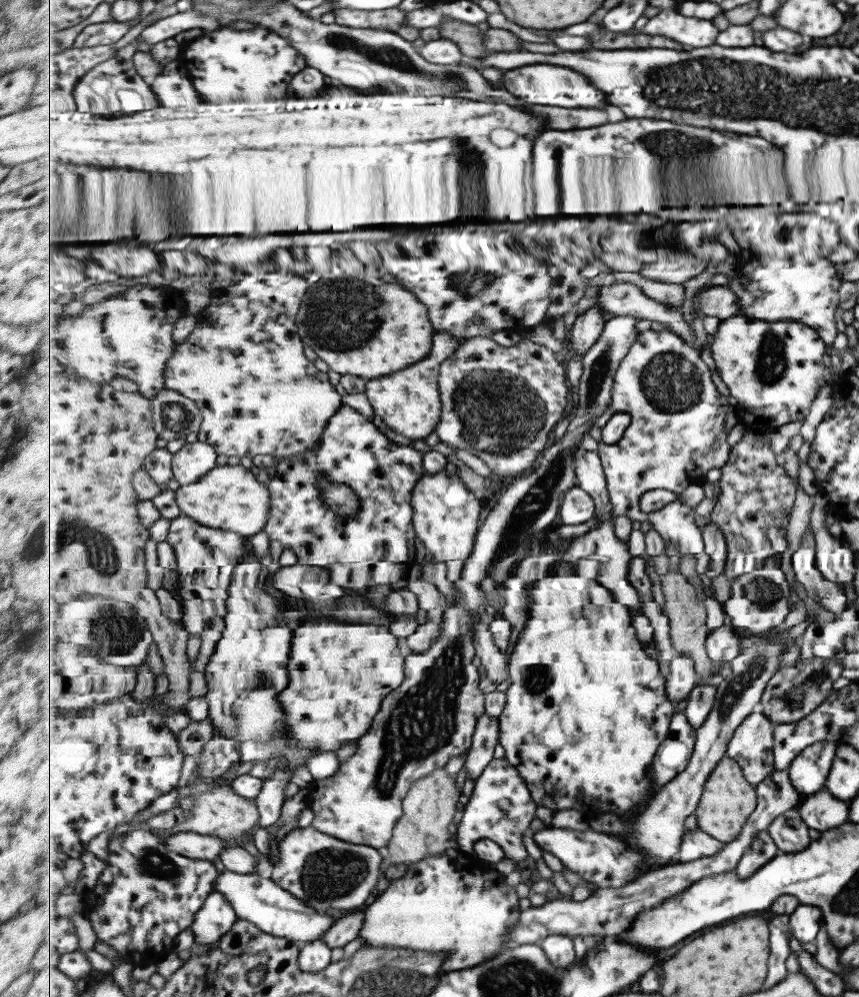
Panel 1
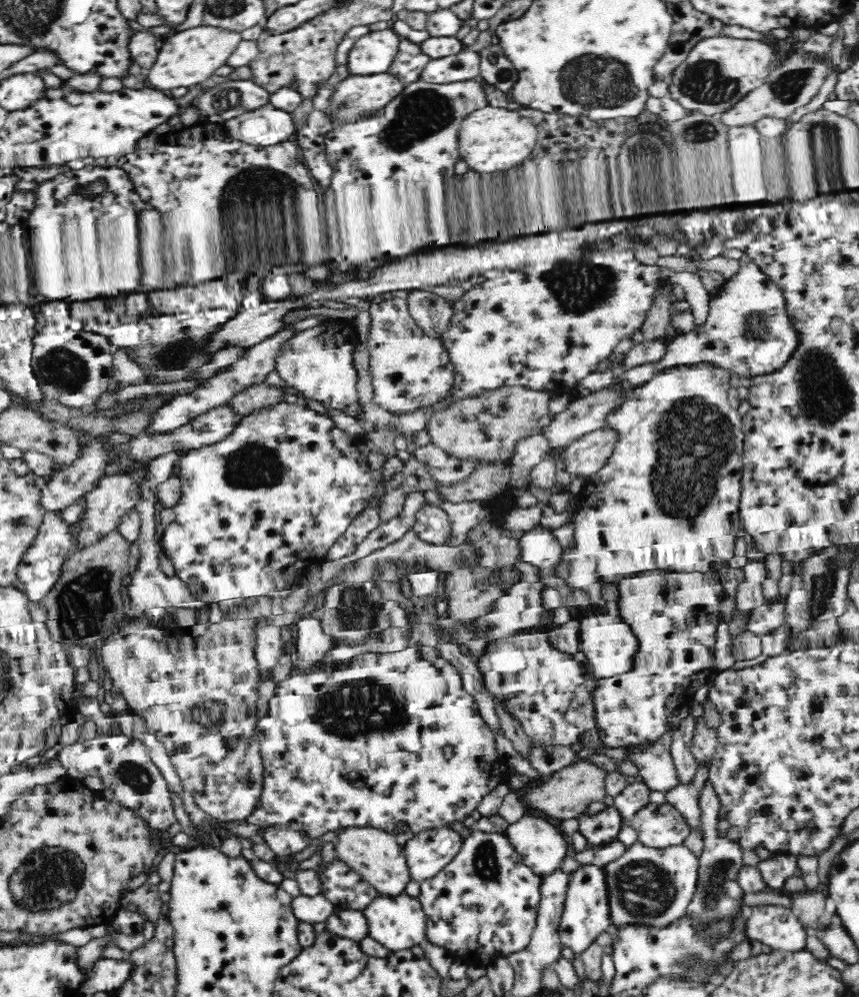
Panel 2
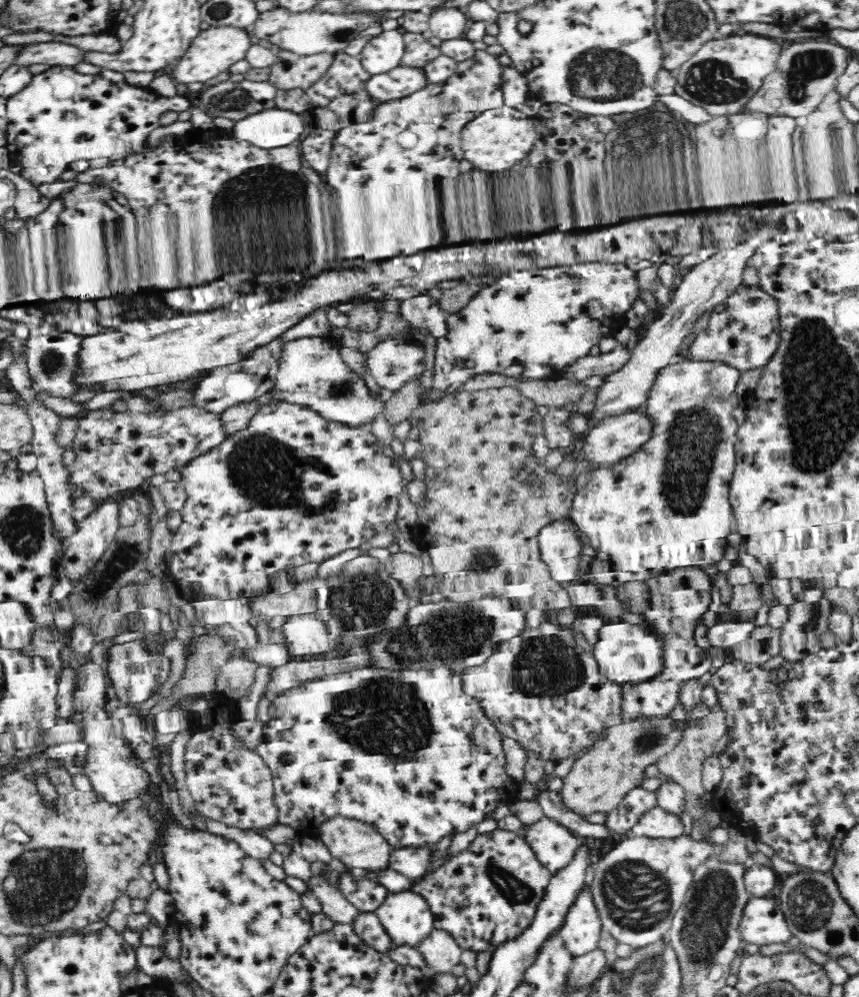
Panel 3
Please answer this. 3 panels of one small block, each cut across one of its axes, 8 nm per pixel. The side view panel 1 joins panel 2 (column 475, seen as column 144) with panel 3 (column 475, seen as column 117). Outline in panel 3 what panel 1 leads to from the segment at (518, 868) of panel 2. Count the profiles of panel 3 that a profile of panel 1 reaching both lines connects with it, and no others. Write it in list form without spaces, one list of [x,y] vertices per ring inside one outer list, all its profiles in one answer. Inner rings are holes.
[[[496,829],[490,834],[478,833],[464,851],[431,868],[431,873],[414,883],[411,891],[427,899],[435,915],[436,929],[447,930],[463,949],[471,948],[476,952],[487,950],[492,953],[496,946],[516,938],[532,922],[536,904],[544,896],[544,888],[552,876],[553,873],[539,861],[527,840],[514,832]]]

